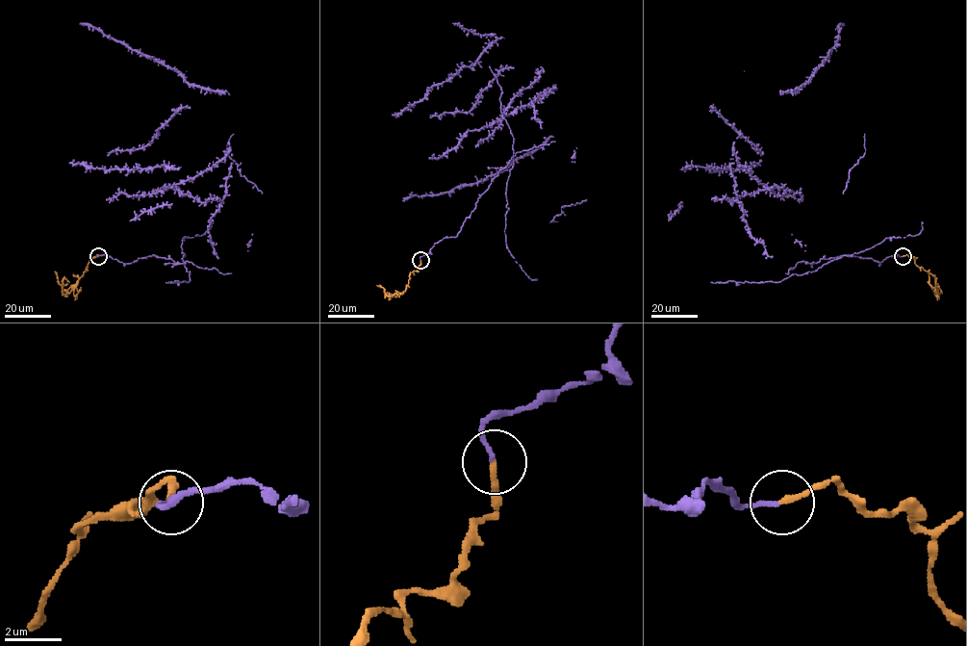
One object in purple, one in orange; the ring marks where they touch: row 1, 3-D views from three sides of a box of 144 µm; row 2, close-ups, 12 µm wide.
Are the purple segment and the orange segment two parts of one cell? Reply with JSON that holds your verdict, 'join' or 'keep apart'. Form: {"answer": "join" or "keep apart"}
{"answer": "keep apart"}

